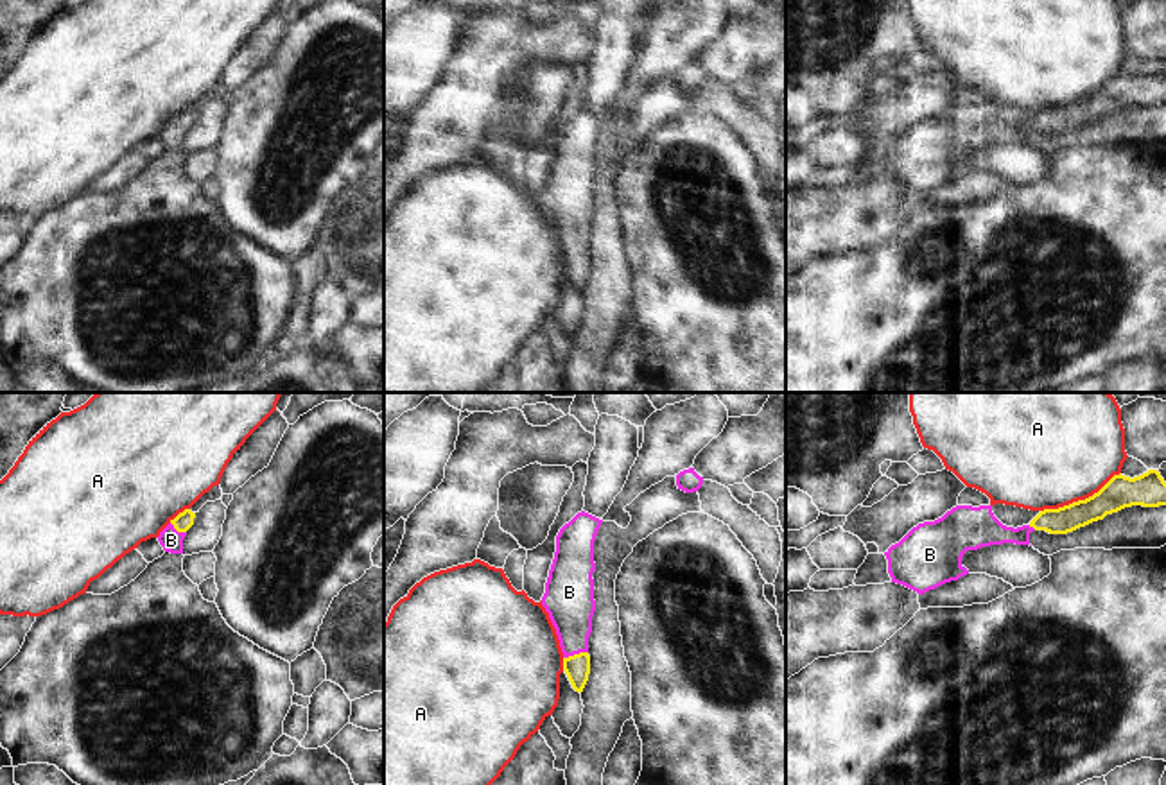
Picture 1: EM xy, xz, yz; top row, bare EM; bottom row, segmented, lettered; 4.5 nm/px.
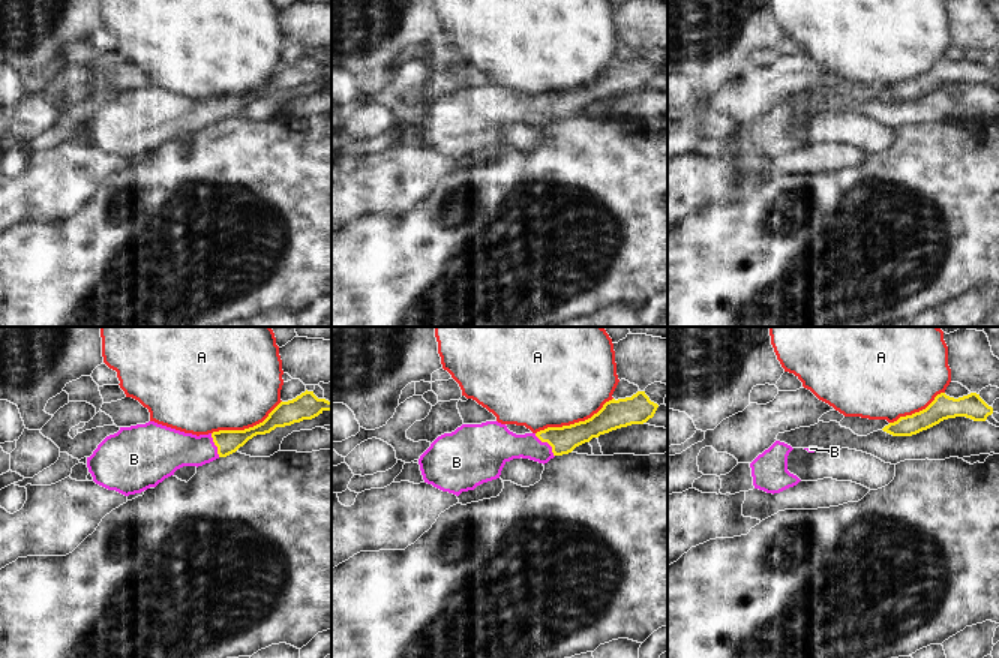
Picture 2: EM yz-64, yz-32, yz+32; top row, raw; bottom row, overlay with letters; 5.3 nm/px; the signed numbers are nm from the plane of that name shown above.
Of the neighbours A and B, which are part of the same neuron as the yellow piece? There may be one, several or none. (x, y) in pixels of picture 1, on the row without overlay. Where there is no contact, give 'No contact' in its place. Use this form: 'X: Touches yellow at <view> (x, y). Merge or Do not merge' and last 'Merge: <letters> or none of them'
A: Touches yellow at yz (1080, 99). Do not merge
B: Touches yellow at xz (574, 253). Merge
Merge: B.

